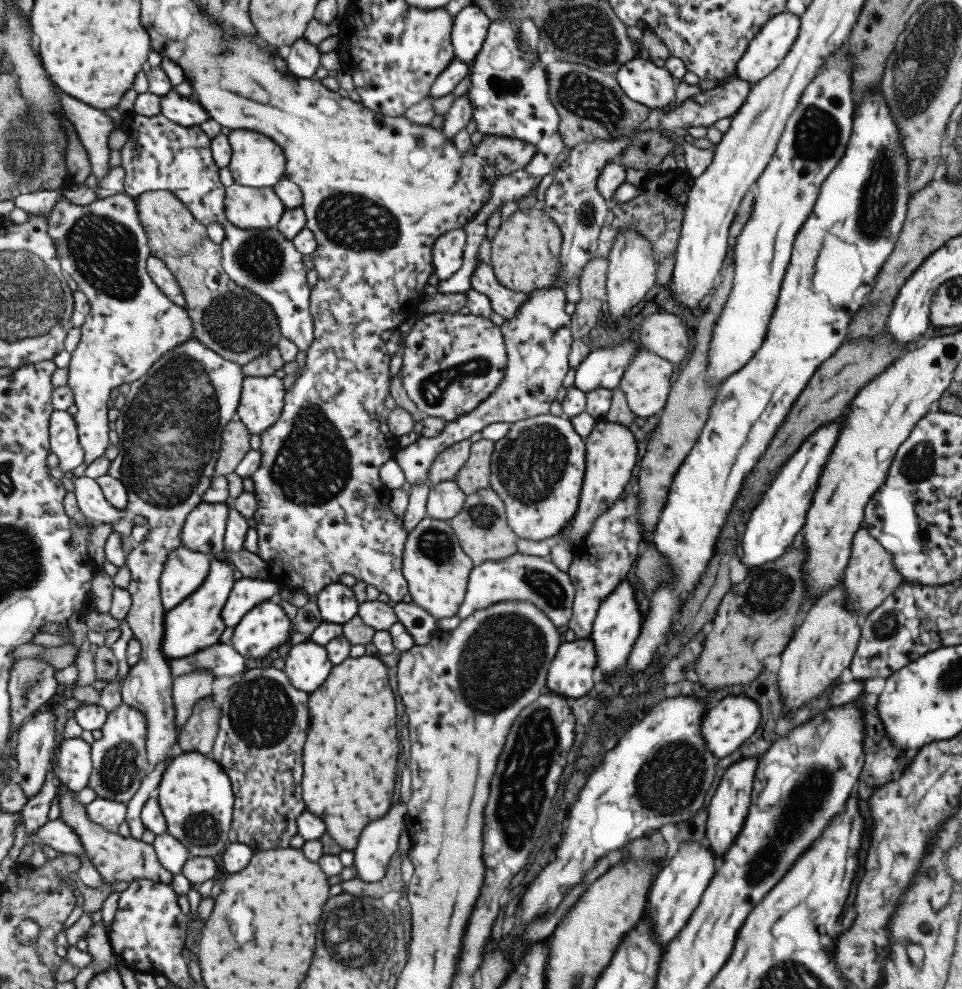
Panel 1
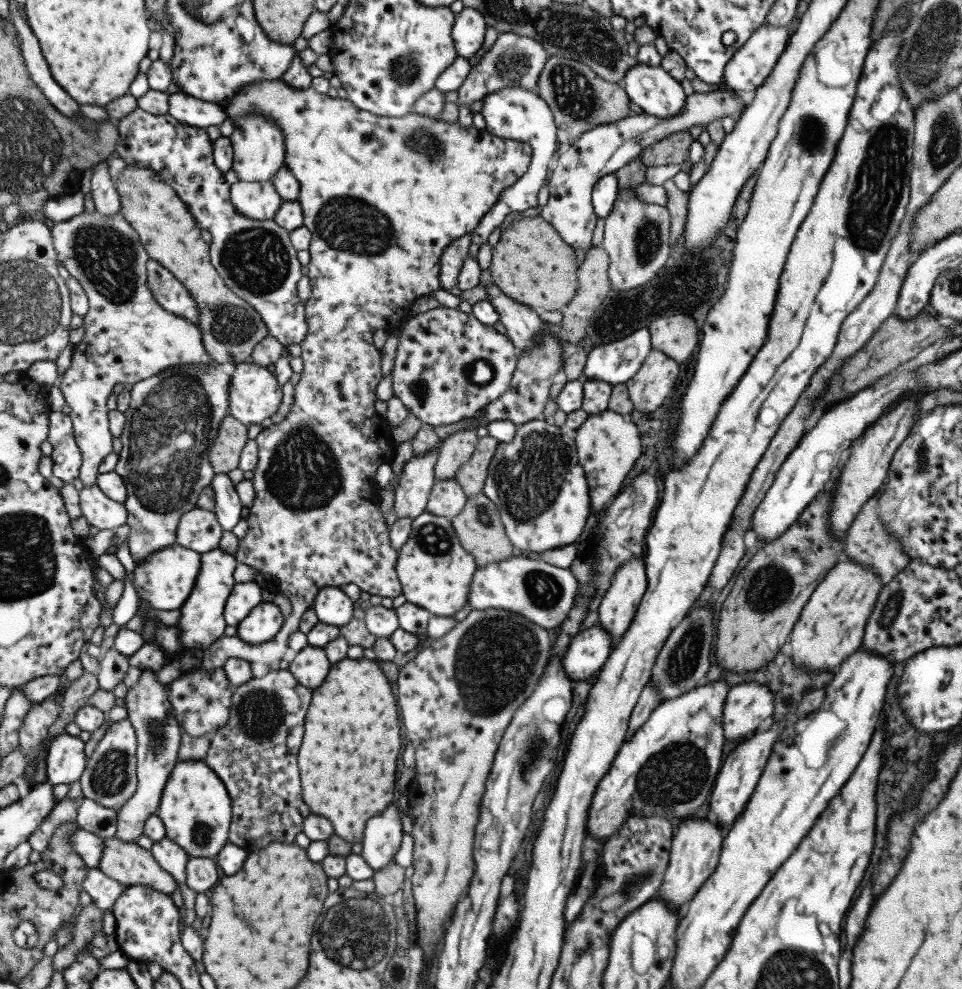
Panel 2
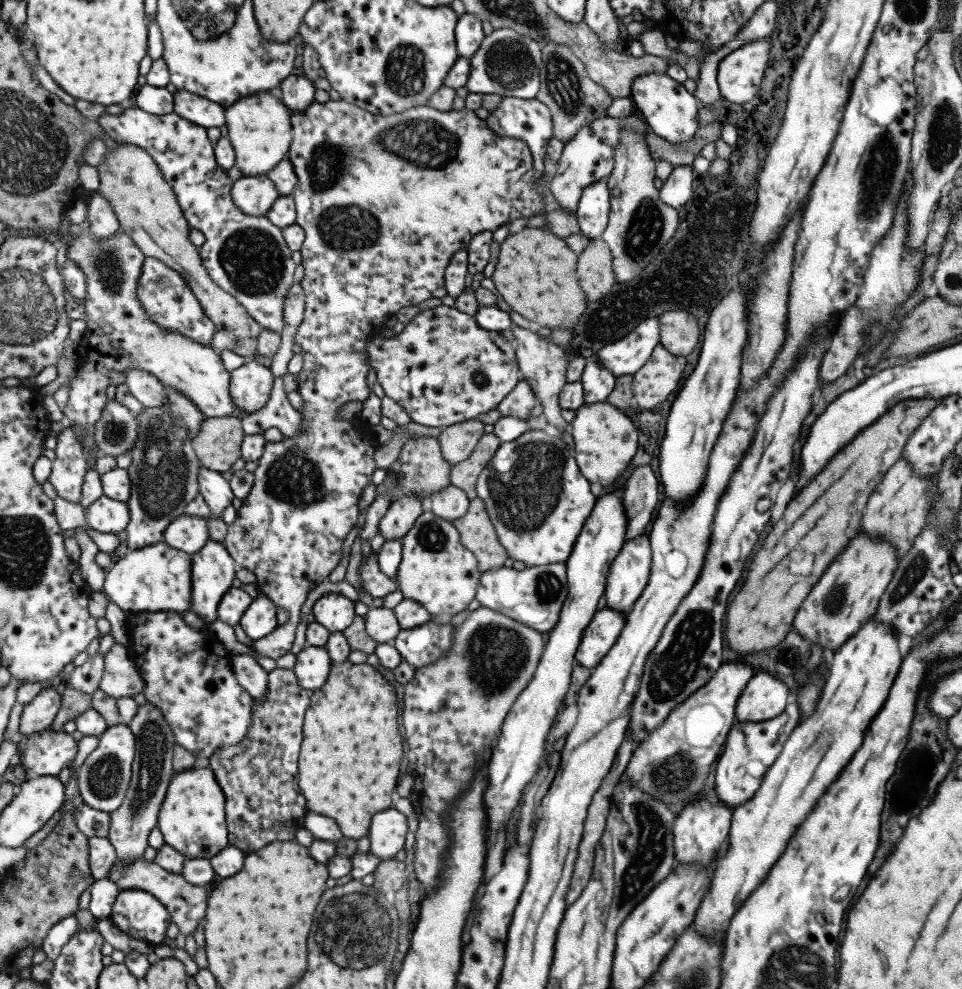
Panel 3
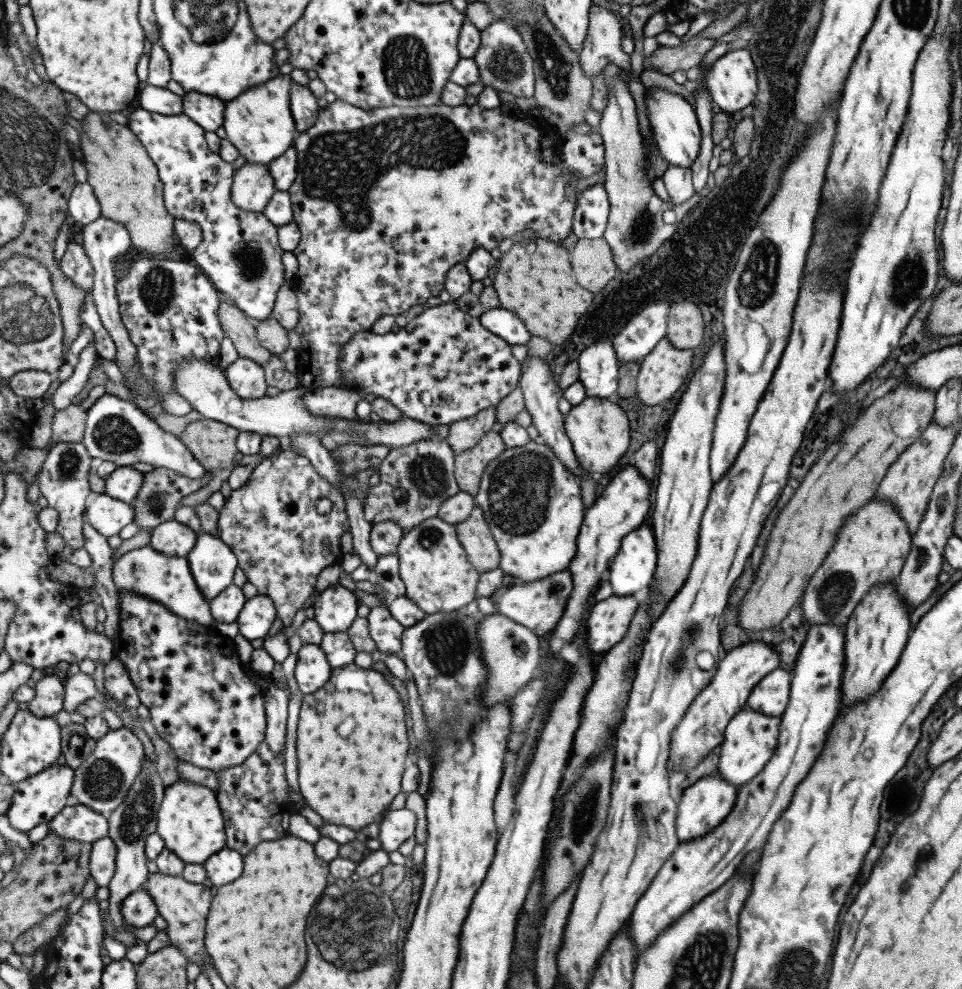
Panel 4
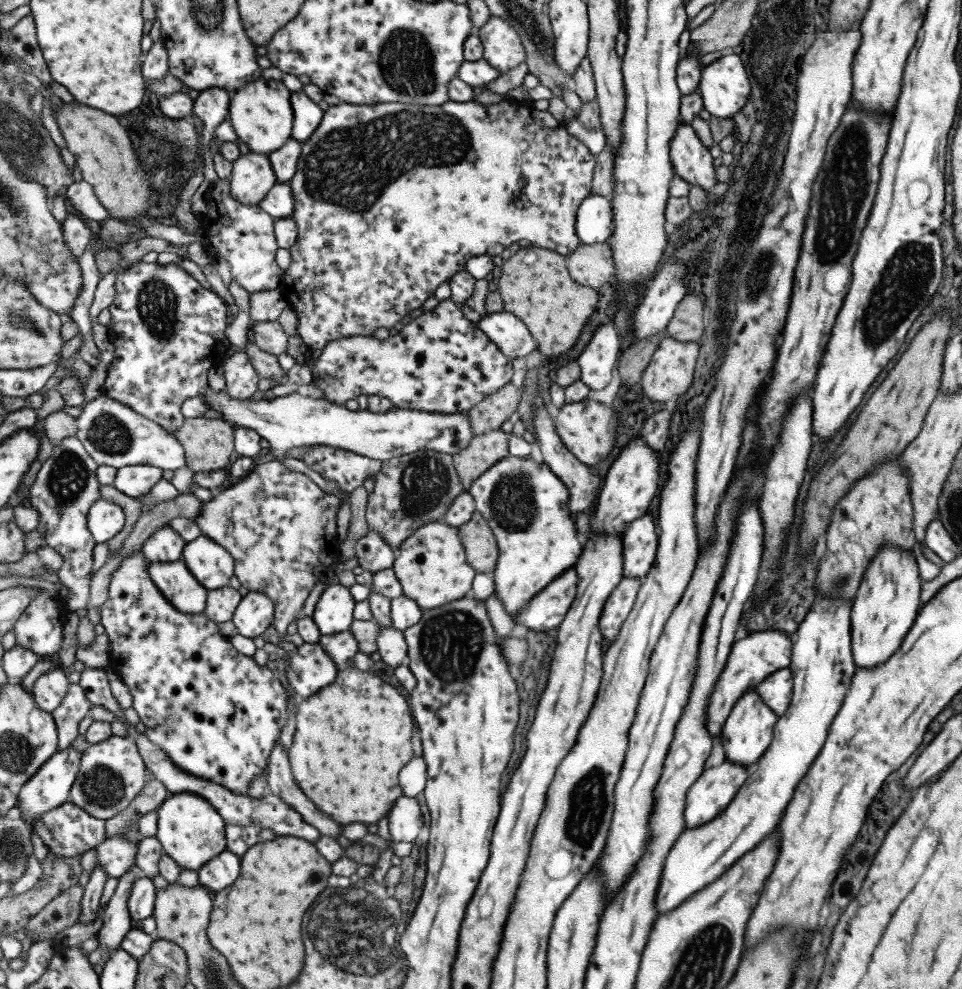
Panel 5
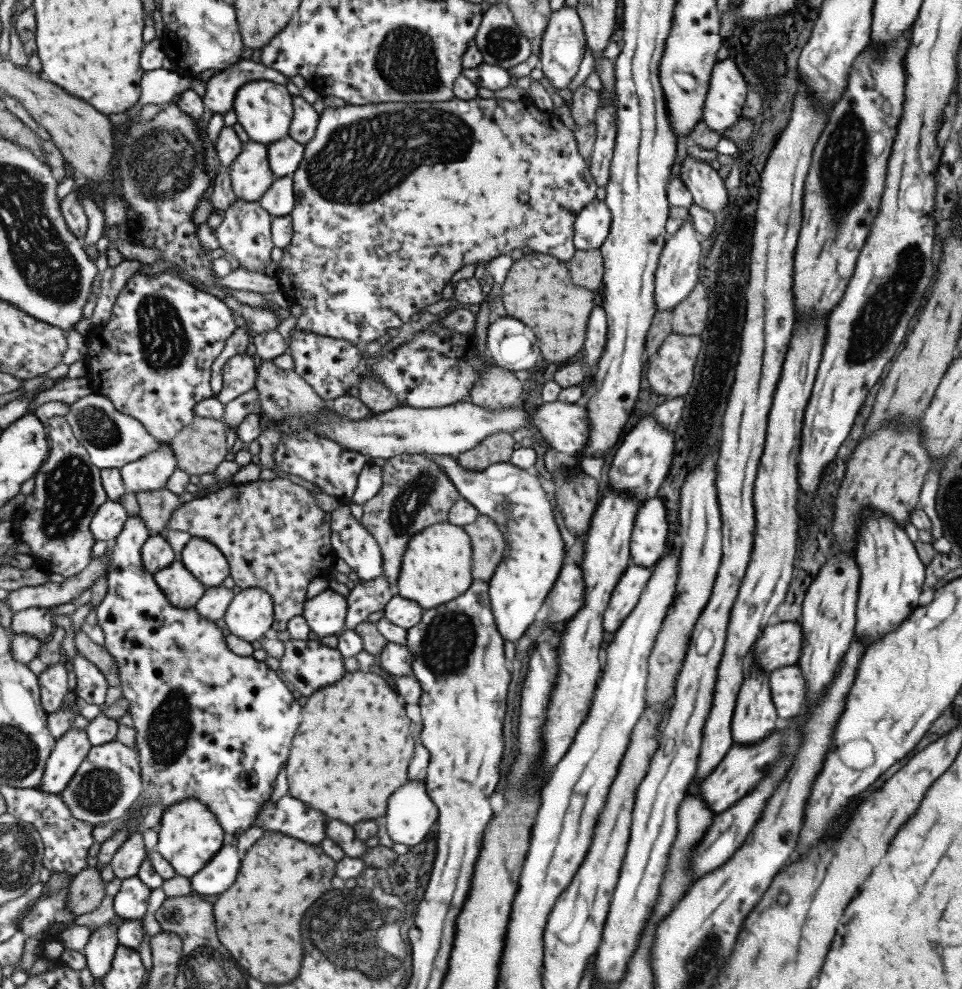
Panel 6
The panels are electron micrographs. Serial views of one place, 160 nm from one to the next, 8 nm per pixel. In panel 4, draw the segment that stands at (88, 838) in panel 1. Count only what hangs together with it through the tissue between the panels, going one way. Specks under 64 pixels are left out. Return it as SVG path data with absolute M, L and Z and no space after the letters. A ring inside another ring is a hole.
M160 871L150 874L145 886L151 896L154 896L160 916L166 921L166 932L170 939L170 944L177 947L188 960L195 962L200 968L205 960L209 959L212 968L217 972L206 949L206 926L210 915L211 900L213 900L211 888L207 888L202 883L195 884L185 880L184 876L169 876Z

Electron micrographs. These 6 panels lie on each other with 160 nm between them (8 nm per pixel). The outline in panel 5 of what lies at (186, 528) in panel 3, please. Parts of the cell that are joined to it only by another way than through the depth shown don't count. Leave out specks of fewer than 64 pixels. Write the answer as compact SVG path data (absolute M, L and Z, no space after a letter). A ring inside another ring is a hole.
M169 526L153 534L142 552L149 561L175 562L182 559L186 546L187 541Z

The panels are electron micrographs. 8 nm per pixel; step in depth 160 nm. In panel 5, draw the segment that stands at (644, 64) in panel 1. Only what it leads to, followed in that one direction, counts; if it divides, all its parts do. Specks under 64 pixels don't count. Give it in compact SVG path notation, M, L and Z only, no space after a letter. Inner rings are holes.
M681 119L674 138L670 140L668 155L674 175L687 182L687 184L699 186L707 193L710 193L711 188L716 184L716 169L712 168L711 155L709 155L708 148L701 145L701 141L693 133L690 125L684 125Z

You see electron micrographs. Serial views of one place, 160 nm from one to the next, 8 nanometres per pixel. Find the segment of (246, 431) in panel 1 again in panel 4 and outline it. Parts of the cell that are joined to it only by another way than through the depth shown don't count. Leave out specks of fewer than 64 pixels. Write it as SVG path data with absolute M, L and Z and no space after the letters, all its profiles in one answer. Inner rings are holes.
M194 420L181 433L182 441L210 472L229 468L239 454L240 430L218 420Z

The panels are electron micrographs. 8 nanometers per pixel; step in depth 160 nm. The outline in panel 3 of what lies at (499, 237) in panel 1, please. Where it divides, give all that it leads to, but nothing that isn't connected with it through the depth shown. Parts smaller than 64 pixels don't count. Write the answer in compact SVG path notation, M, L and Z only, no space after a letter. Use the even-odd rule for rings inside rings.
M547 228L521 229L521 231L509 235L501 241L499 254L490 279L511 311L526 318L533 327L545 327L552 330L559 326L562 328L574 326L577 318L581 316L586 307L586 296L576 279L577 257L575 252L565 245L563 239L550 233Z

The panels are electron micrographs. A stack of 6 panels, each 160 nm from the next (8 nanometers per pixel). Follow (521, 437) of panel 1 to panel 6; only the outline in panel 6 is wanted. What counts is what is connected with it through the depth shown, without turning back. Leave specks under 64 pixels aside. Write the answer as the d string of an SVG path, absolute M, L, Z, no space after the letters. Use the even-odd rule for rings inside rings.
M423 454L430 458L479 515L491 518L506 545L488 584L495 628L503 641L517 641L540 615L539 607L555 583L565 555L565 545L553 520L549 502L533 470L521 470L509 462L490 464L480 471L460 467L451 455Z

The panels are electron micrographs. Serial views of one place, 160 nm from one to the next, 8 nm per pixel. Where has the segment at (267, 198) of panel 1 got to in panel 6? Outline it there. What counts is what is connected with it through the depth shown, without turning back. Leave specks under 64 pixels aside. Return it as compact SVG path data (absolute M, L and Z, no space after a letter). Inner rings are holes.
M249 140L243 145L241 154L228 170L237 198L255 206L258 206L263 195L278 180L271 170L268 146L254 140Z

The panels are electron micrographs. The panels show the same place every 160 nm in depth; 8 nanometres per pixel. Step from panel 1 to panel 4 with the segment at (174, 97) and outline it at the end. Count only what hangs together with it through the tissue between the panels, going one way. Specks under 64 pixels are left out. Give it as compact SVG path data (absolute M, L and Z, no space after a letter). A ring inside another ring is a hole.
M189 92L183 96L183 112L209 132L224 126L227 102L215 96Z

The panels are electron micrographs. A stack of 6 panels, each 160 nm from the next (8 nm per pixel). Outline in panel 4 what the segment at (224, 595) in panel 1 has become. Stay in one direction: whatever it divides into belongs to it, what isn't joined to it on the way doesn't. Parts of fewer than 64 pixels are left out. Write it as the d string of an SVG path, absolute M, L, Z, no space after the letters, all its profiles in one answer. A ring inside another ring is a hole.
M202 532L198 544L187 557L195 581L207 600L217 599L233 585L238 557L221 538Z

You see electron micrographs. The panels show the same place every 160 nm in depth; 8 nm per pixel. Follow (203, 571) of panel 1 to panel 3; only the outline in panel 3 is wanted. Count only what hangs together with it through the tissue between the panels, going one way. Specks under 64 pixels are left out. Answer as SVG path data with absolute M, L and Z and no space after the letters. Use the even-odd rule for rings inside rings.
M159 543L127 554L109 568L105 591L110 600L127 612L187 612L194 599L194 556Z

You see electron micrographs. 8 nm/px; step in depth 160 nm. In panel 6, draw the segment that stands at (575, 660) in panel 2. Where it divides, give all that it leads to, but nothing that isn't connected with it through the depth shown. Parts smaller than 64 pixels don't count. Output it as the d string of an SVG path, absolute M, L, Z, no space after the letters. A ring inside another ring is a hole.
M629 563L619 578L615 589L608 600L607 608L602 616L602 629L614 633L621 621L638 603L638 596L651 577L652 567L637 566Z

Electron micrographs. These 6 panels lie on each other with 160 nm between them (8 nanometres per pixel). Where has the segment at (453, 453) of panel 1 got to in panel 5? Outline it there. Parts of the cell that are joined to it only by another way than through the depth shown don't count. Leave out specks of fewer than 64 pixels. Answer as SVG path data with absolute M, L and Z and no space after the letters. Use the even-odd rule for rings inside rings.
M511 381L498 391L485 397L480 403L473 405L467 412L471 432L480 435L497 429L513 414L519 404L521 389Z

